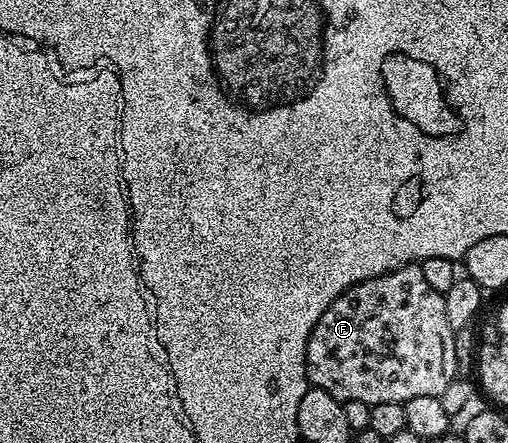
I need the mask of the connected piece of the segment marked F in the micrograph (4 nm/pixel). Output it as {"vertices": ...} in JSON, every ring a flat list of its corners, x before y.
{"vertices":[[419,265,402,267,381,277,354,283,331,302,325,313,321,313,309,337,308,384,325,389,325,393,343,403,404,404,413,397,439,397,457,378,455,370,459,367,459,355,455,352,457,333,449,327,443,296,425,281]]}

